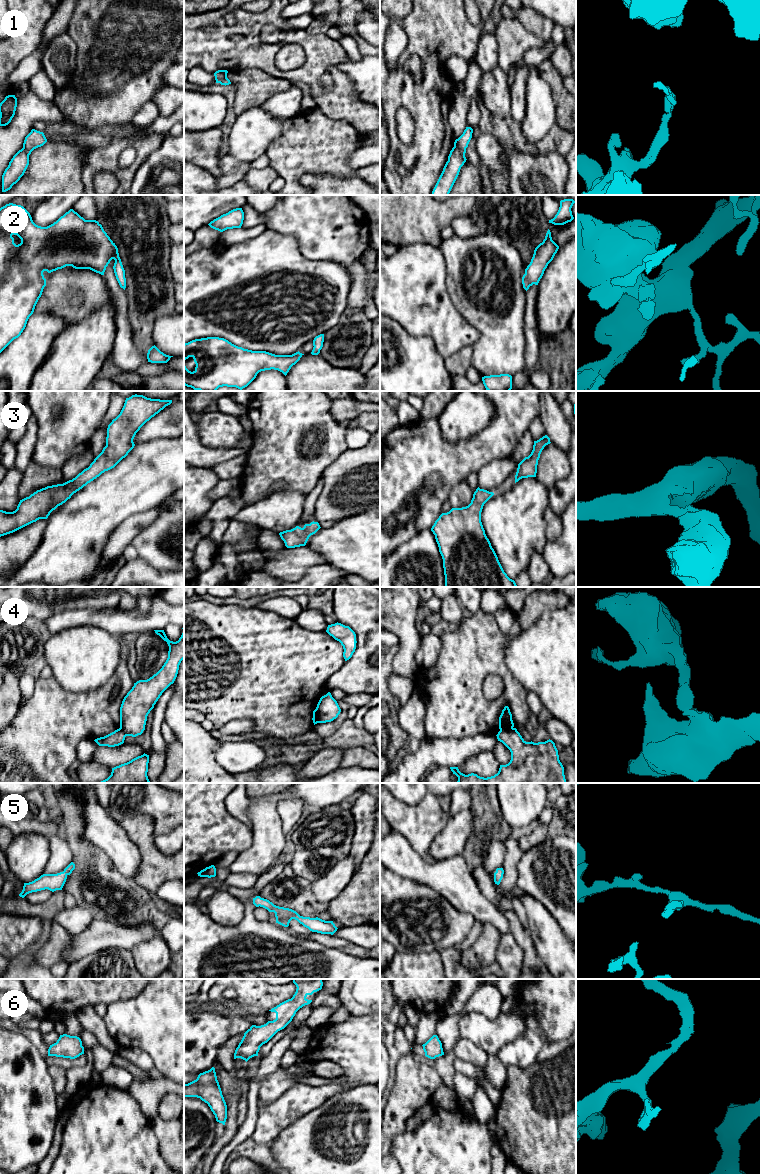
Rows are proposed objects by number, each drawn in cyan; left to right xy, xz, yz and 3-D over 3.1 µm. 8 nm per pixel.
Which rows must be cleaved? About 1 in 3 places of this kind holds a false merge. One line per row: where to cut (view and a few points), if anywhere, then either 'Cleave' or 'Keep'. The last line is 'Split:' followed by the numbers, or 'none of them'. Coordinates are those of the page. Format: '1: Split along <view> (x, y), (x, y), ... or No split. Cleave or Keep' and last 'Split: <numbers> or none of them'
1: Split along yz (454, 144), (464, 156). Cleave
2: No split. Keep
3: No split. Keep
4: Split along xz (316, 708), (319, 722). Cleave
5: No split. Keep
6: No split. Keep
Split: 1, 4

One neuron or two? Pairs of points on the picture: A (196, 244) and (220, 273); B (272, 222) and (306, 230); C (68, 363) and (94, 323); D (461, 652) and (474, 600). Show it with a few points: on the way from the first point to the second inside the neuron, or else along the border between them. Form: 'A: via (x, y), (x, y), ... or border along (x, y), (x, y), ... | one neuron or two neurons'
A: border along (218, 243), (215, 246), (201, 248), (194, 252) | two neurons
B: via (280, 222), (298, 222) | one neuron
C: via (78, 353), (93, 338), (94, 333) | one neuron
D: border along (480, 609), (471, 614) | two neurons

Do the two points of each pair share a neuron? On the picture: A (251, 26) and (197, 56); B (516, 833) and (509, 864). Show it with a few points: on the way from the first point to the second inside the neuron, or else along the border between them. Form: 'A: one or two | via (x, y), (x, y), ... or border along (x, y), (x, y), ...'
A: one | via (238, 34), (222, 50), (210, 50)
B: one | via (512, 841), (512, 856)

